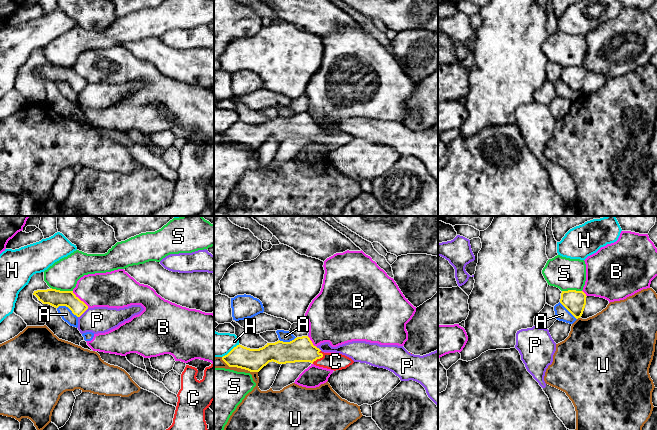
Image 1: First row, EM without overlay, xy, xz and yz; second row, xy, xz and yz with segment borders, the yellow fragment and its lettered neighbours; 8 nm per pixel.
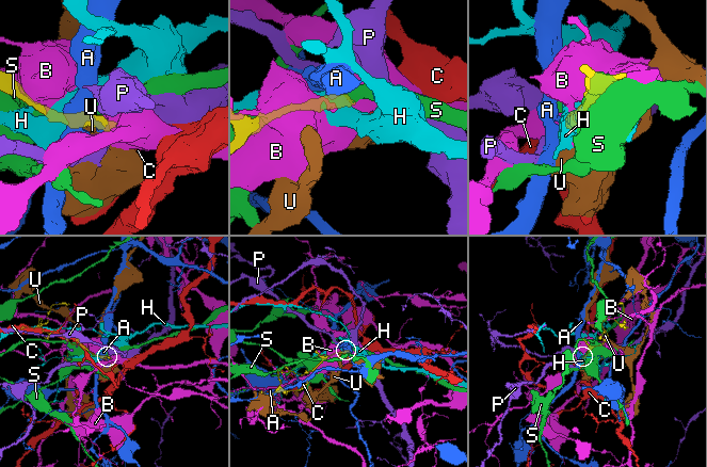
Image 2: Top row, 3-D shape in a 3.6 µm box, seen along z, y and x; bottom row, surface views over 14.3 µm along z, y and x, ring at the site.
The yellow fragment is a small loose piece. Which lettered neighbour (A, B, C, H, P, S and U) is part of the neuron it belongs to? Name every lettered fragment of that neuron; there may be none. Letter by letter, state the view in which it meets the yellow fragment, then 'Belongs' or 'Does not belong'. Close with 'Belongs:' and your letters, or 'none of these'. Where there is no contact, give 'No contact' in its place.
A: Touches yellow in xy. Does not belong
B: Touches yellow in xy. Does not belong
C: Touches yellow in xz. Belongs
H: Touches yellow in xz. Does not belong
P: Touches yellow in xy. Does not belong
S: Touches yellow in xy. Does not belong
U: Touches yellow in xz. Does not belong
Belongs: C

